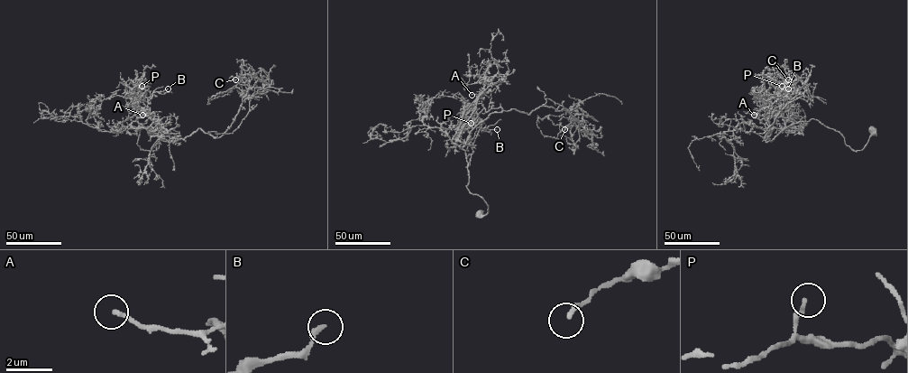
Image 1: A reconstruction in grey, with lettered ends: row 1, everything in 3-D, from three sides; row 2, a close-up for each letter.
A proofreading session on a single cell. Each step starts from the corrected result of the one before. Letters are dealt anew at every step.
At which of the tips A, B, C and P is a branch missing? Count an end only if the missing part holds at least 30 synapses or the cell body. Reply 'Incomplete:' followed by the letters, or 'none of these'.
Incomplete: none of these

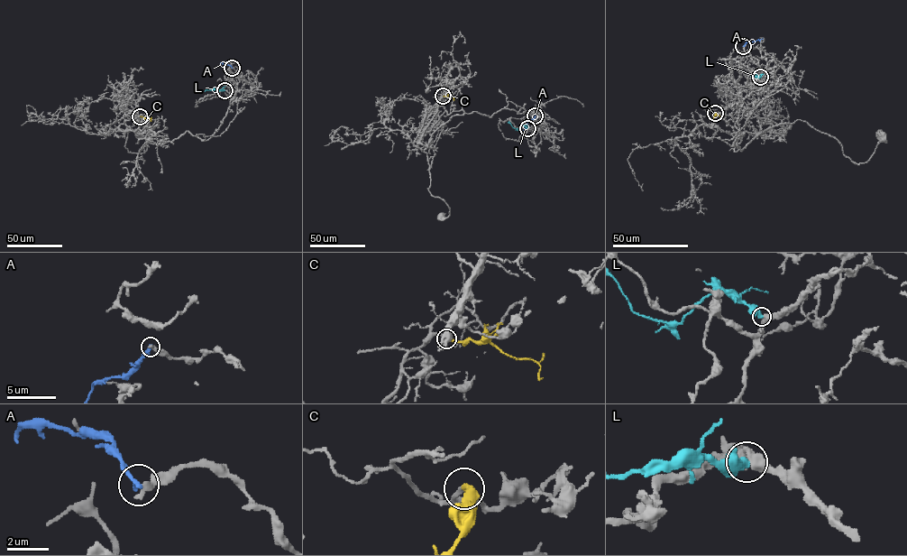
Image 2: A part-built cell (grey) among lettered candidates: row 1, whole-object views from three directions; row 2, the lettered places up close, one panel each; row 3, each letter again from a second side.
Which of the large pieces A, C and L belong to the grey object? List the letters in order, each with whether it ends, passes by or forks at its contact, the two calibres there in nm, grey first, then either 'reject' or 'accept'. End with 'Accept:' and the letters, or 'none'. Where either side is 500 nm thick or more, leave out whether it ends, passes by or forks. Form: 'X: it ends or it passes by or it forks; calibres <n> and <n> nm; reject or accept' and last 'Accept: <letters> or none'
A: it ends; calibres 400 and 280 nm; reject
C: it ends; calibres 220 and 320 nm; accept
L: it ends; calibres 460 and 480 nm; reject
Accept: C

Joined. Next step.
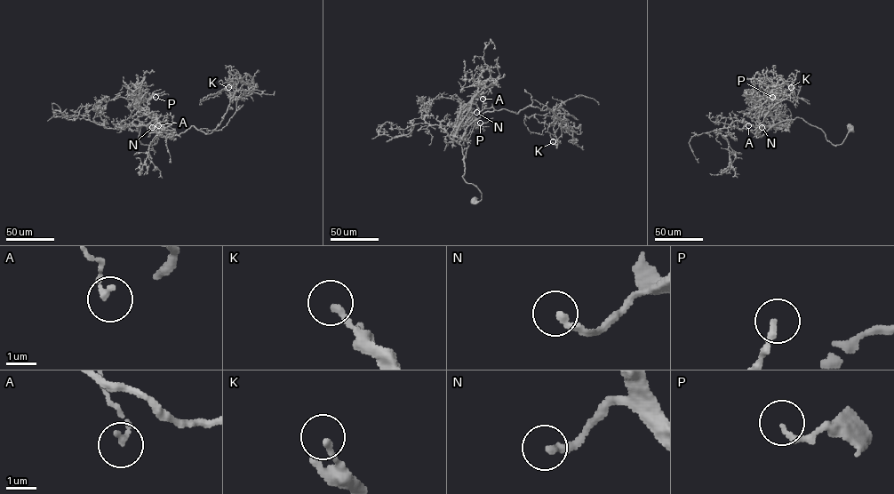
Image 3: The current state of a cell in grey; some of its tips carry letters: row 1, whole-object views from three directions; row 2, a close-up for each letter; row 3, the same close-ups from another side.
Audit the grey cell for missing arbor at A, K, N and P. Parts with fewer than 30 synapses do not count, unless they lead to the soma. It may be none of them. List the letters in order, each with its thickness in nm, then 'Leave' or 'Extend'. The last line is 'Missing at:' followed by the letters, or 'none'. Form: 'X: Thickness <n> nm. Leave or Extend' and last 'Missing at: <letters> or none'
A: Thickness 190 nm. Leave
K: Thickness 190 nm. Leave
N: Thickness 240 nm. Extend
P: Thickness 190 nm. Leave
Missing at: N

